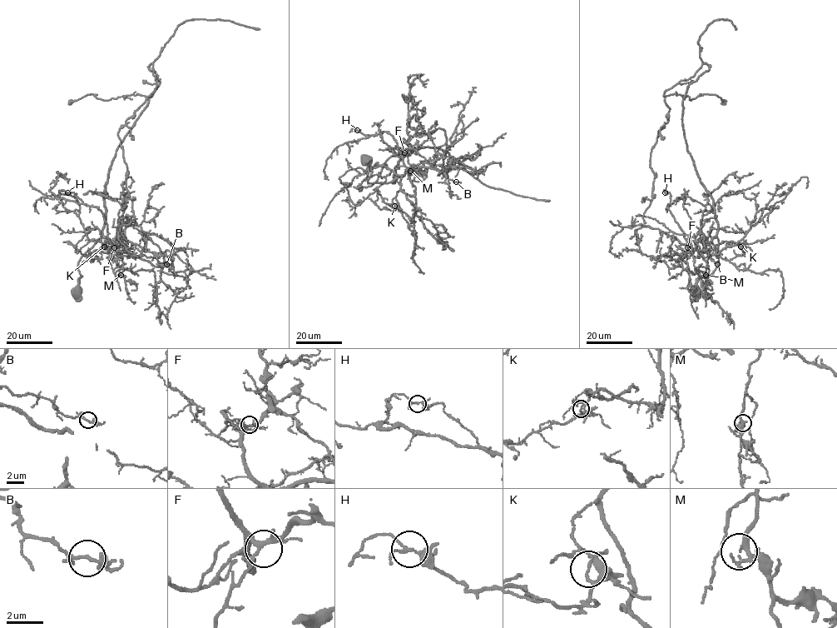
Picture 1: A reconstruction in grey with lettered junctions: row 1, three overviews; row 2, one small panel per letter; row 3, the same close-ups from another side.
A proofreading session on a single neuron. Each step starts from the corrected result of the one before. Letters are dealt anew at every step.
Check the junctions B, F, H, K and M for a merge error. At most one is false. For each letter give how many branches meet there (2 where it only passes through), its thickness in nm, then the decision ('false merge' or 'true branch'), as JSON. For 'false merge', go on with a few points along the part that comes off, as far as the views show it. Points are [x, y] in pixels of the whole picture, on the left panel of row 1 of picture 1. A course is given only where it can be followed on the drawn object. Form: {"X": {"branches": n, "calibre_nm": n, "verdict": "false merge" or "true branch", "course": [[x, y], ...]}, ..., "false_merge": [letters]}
{"B": {"branches": 4, "calibre_nm": 150, "verdict": "true branch"}, "F": {"branches": 5, "calibre_nm": 240, "verdict": "true branch"}, "H": {"branches": 4, "calibre_nm": 140, "verdict": "true branch"}, "K": {"branches": 5, "calibre_nm": 110, "verdict": "true branch"}, "M": {"branches": 4, "calibre_nm": 170, "verdict": "true branch"}, "false_merge": []}

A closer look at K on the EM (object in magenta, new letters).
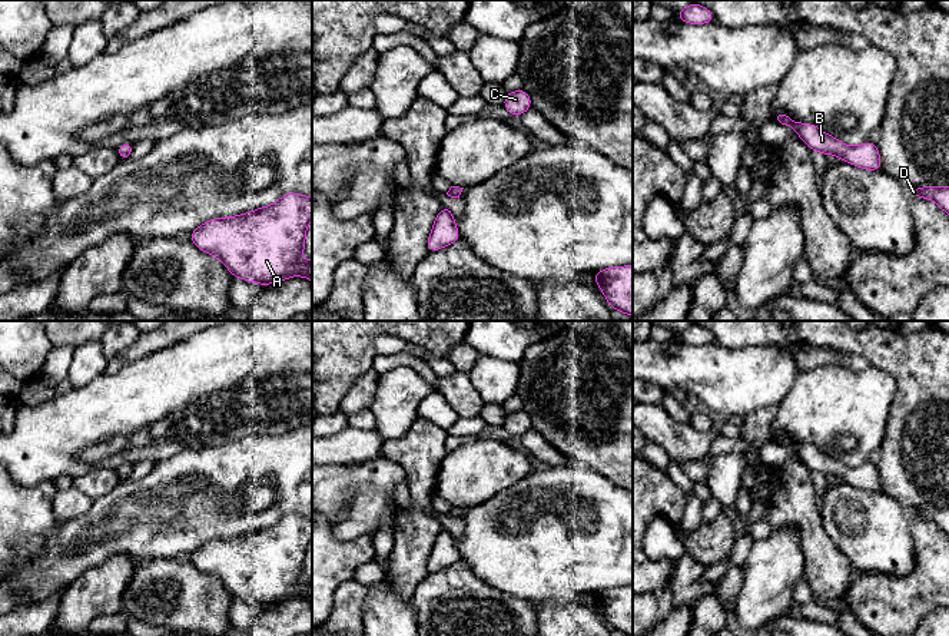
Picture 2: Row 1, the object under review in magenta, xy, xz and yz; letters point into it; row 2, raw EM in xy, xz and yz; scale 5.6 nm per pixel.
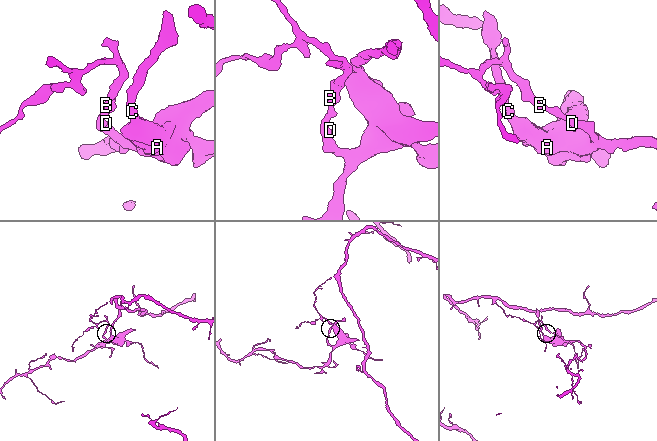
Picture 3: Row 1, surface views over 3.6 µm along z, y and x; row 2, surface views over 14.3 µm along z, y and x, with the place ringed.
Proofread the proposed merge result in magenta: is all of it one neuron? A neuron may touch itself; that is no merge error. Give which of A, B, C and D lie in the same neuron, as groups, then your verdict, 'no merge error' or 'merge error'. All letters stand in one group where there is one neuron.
groups A B C D; no merge error

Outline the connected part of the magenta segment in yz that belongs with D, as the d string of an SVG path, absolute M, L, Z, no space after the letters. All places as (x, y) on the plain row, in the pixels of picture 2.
M923 507L923 509L912 509L912 519L925 519L936 523L942 531L949 536L949 507L938 509L938 507Z

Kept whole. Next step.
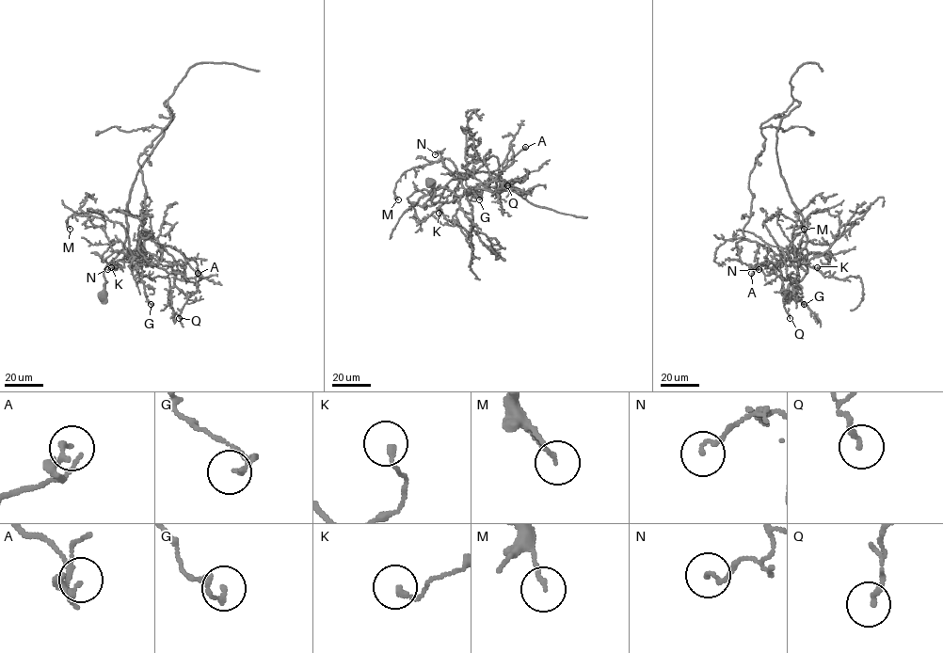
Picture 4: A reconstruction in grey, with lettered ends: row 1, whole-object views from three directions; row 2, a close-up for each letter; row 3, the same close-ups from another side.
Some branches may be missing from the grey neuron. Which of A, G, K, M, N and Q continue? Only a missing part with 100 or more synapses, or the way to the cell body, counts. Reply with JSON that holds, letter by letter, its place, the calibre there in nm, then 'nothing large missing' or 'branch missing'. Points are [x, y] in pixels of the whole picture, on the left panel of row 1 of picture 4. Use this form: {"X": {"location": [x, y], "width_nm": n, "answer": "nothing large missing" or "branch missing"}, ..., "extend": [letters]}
{"A": {"location": [198, 273], "width_nm": 180, "answer": "nothing large missing"}, "G": {"location": [151, 304], "width_nm": 160, "answer": "nothing large missing"}, "K": {"location": [111, 267], "width_nm": 190, "answer": "nothing large missing"}, "M": {"location": [70, 229], "width_nm": 150, "answer": "nothing large missing"}, "N": {"location": [107, 269], "width_nm": 140, "answer": "nothing large missing"}, "Q": {"location": [179, 318], "width_nm": 170, "answer": "nothing large missing"}, "extend": []}

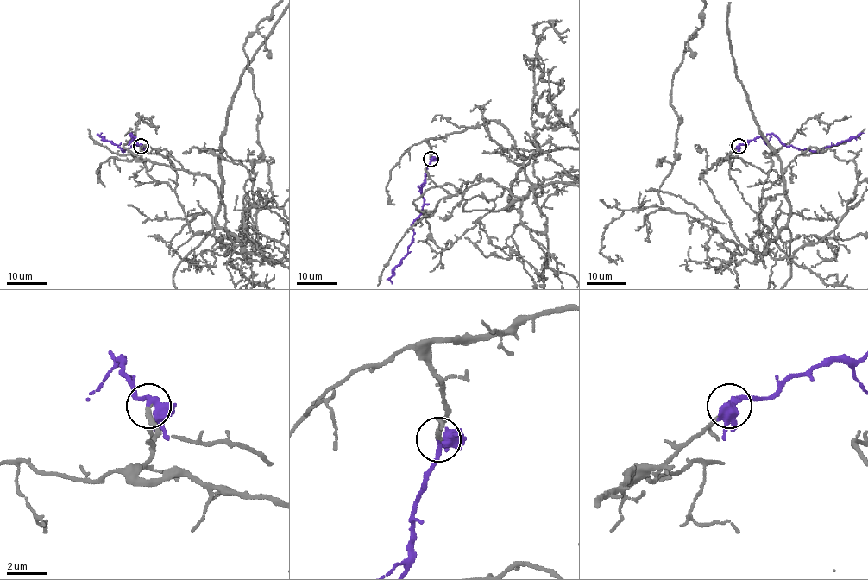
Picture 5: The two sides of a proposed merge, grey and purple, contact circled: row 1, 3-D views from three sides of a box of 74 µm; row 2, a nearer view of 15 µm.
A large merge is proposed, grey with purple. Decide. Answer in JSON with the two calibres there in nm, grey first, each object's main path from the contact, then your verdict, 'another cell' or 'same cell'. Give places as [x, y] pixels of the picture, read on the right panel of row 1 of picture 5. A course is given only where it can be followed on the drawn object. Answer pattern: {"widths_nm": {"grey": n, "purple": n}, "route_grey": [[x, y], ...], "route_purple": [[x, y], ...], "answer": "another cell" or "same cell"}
{"widths_nm": {"grey": 240, "purple": 360}, "route_grey": [[739, 146], [701, 174], [731, 230], [758, 253], [782, 230], [791, 238], [789, 280]], "route_purple": [[739, 146], [773, 134], [785, 145], [820, 152], [828, 146], [863, 133]], "answer": "same cell"}

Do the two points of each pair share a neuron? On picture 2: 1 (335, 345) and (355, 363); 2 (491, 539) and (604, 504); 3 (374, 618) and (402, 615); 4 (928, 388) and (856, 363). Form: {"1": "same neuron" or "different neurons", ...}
{"1": "same neuron", "2": "same neuron", "3": "same neuron", "4": "different neurons"}

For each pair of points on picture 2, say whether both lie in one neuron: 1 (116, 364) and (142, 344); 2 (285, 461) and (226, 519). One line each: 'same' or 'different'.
1: same
2: same

